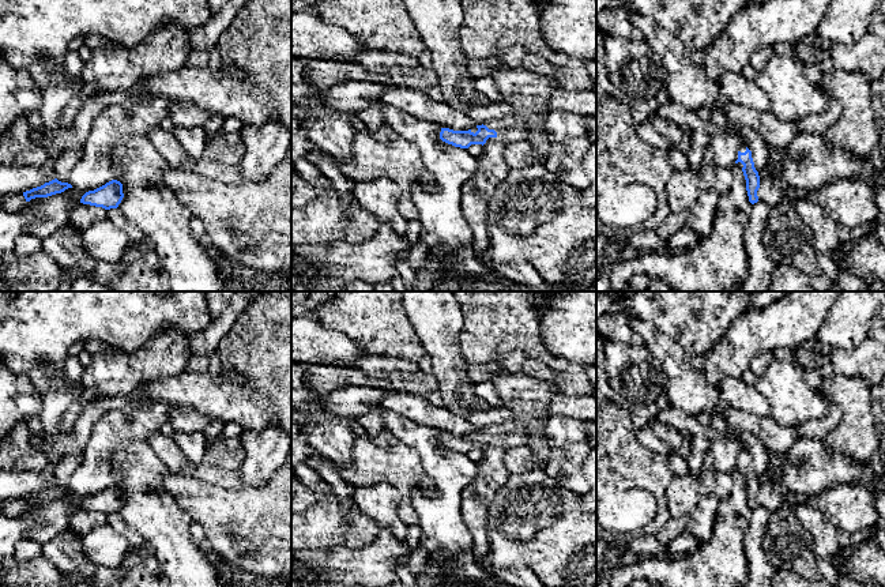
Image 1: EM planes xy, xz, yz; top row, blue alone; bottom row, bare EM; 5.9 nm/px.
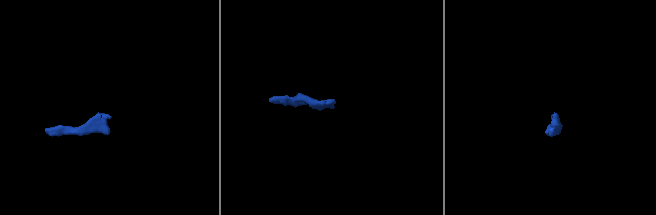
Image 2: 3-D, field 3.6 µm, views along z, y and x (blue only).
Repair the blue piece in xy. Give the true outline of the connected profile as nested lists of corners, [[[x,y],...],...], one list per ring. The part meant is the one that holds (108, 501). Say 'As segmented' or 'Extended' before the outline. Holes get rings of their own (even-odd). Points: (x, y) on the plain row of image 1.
As segmented. [[[112,485],[94,496],[86,497],[80,508],[110,515],[117,513],[123,503],[123,489],[117,485]]]

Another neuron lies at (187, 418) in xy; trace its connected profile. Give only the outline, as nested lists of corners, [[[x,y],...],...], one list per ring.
[[[193,406],[178,407],[169,417],[176,432],[206,432],[212,418],[200,414]]]

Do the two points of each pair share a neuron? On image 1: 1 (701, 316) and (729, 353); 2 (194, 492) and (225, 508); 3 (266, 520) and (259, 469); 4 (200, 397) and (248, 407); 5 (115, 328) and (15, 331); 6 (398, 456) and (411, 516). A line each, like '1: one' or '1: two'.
1: two
2: one
3: two
4: one
5: one
6: one

